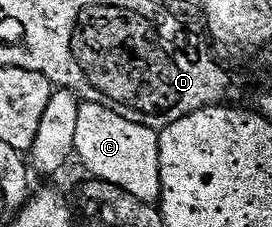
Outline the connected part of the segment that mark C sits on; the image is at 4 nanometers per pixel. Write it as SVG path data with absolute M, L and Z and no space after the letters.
M82 102L75 124L73 150L92 178L121 186L139 199L153 201L160 196L159 153L154 128L127 121L119 117L119 113L111 113L111 109L98 103Z

